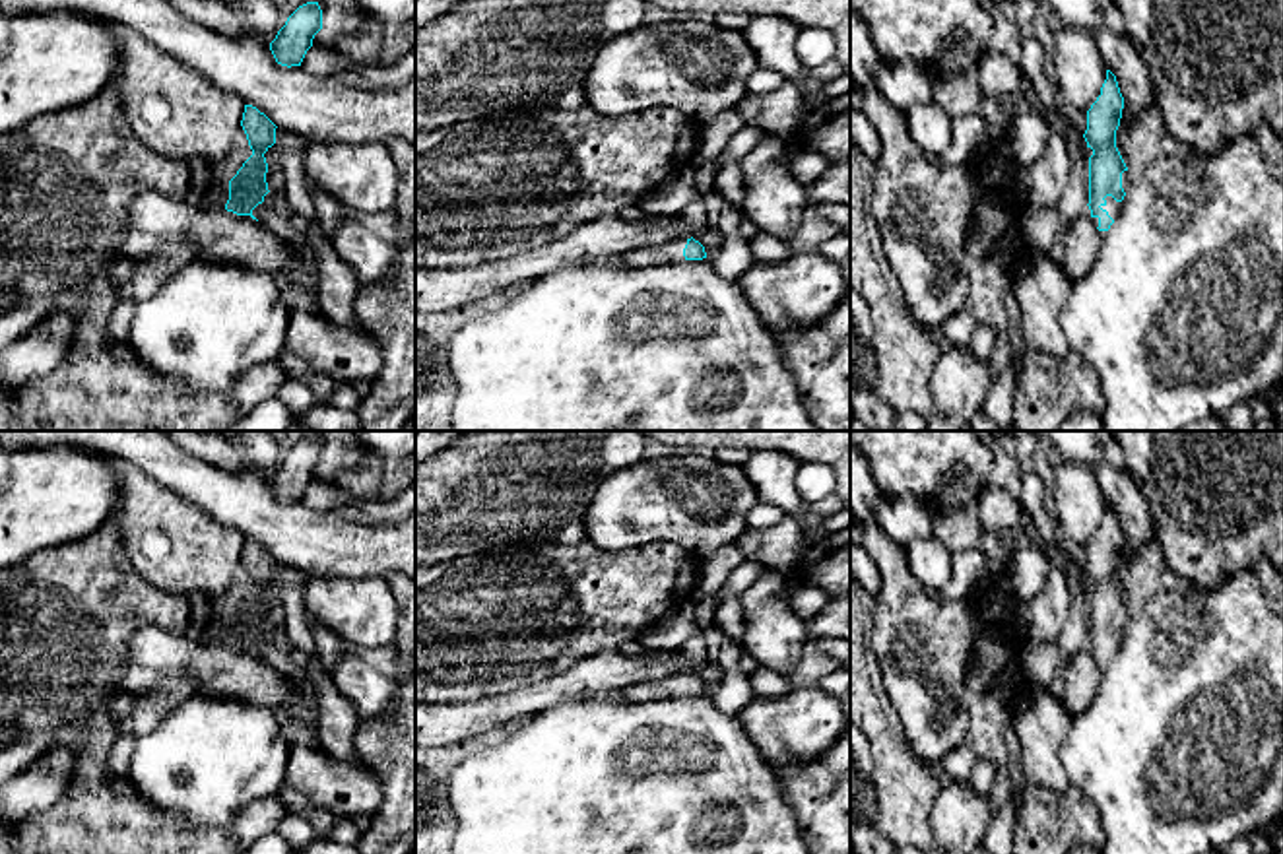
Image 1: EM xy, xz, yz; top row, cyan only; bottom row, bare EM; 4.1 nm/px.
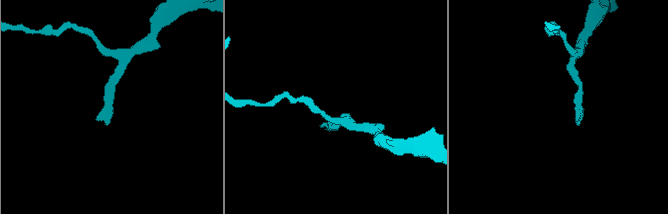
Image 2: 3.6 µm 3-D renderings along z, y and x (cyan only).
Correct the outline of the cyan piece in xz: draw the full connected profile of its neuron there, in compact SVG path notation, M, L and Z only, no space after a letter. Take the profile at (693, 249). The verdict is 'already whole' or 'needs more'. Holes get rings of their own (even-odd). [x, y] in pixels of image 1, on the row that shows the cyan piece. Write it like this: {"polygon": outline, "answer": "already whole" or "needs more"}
{"polygon": "M691 237L623 252L617 256L615 262L629 268L648 268L658 264L703 260L703 258L707 258L705 246Z", "answer": "needs more"}

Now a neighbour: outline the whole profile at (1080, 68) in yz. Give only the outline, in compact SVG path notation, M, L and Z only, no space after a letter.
M1066 25L1054 27L1050 62L1062 103L1087 113L1106 80L1104 58L1093 33Z

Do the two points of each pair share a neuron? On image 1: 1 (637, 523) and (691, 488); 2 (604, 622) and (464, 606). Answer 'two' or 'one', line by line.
1: one
2: one

